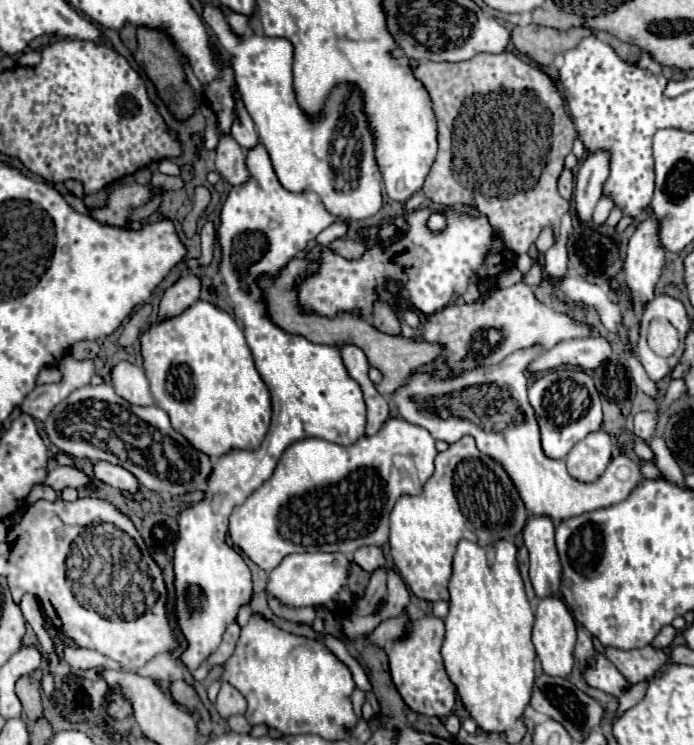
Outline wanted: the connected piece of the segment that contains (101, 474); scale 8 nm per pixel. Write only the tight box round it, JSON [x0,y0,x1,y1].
[93,461,139,493]

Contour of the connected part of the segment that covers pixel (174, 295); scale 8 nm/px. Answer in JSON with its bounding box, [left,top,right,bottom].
[157,273,201,321]

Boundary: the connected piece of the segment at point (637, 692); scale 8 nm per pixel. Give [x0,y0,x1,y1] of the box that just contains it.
[617,681,647,717]

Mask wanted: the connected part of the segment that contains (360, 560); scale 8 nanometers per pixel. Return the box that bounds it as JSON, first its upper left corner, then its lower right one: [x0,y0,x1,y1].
[353,547,383,571]

